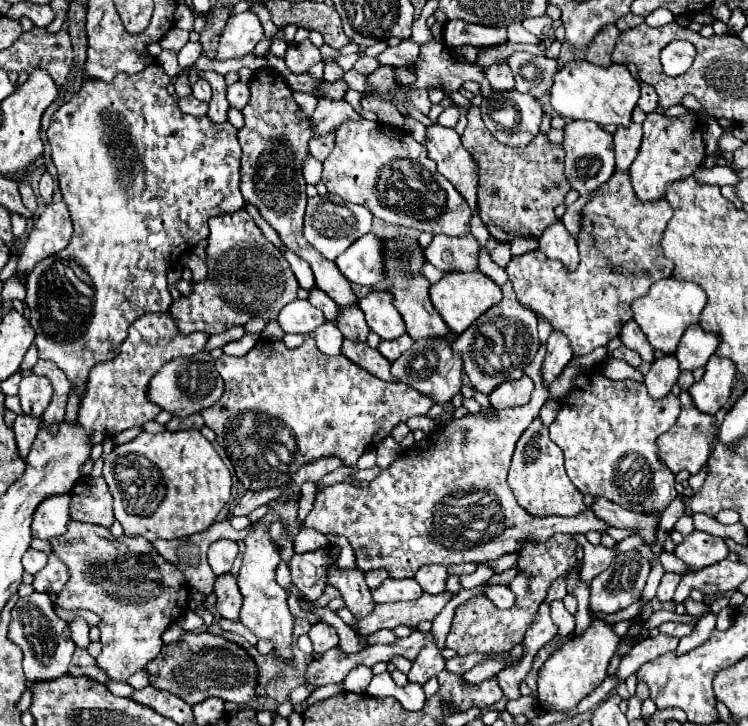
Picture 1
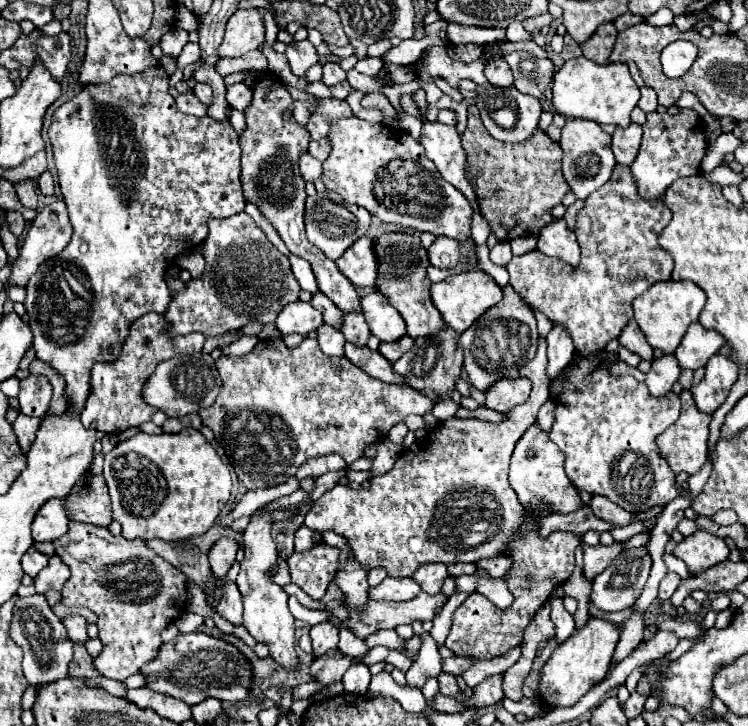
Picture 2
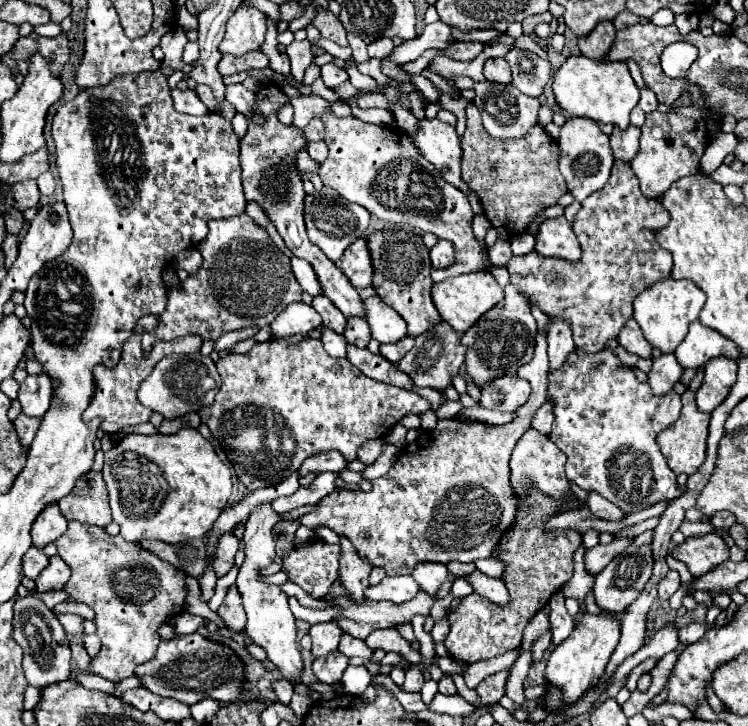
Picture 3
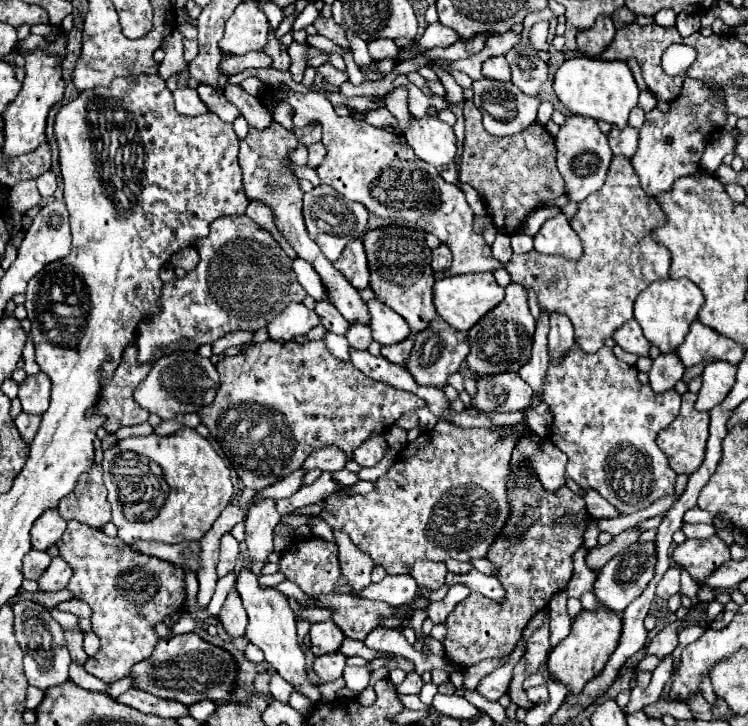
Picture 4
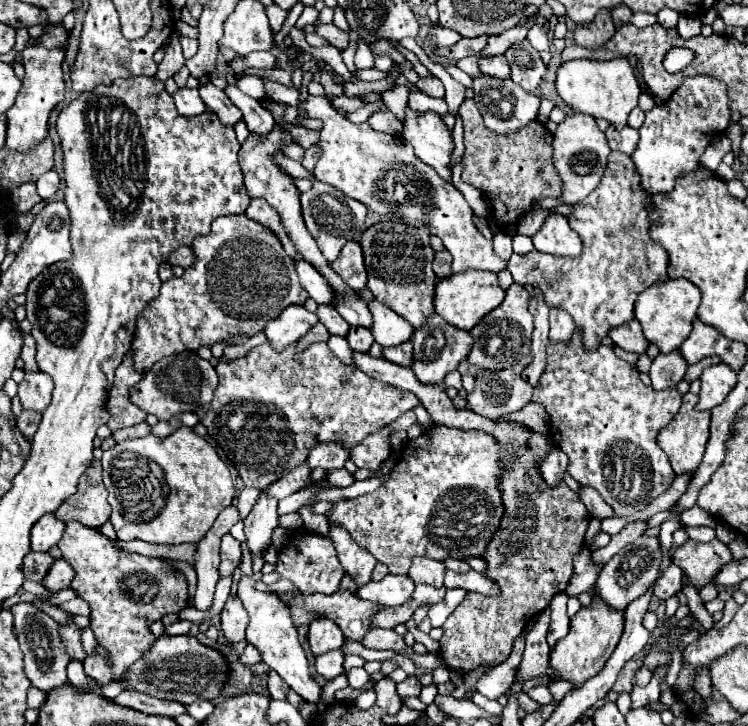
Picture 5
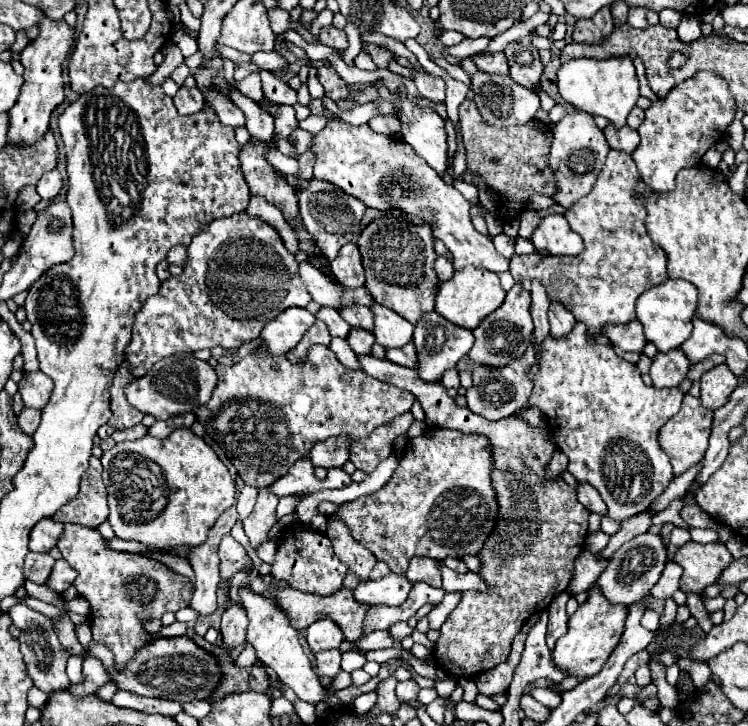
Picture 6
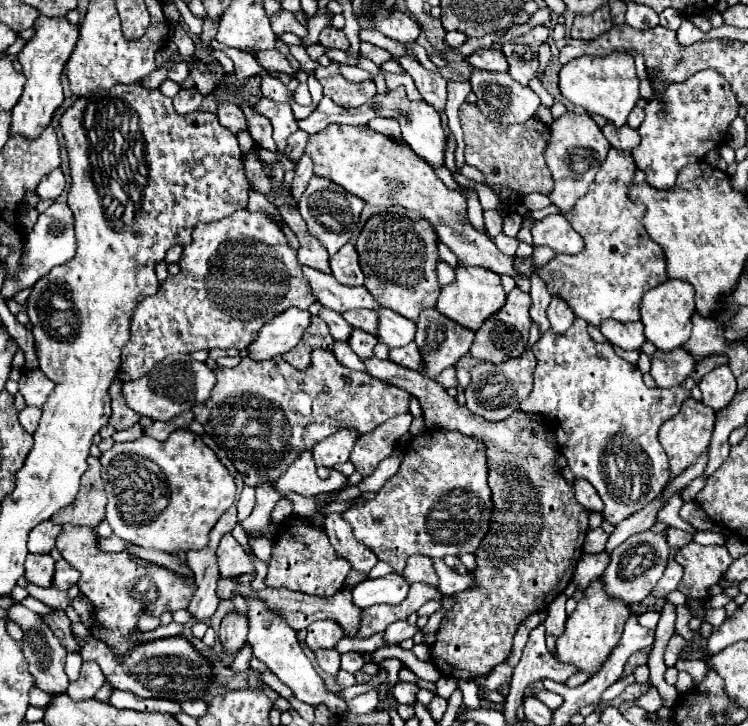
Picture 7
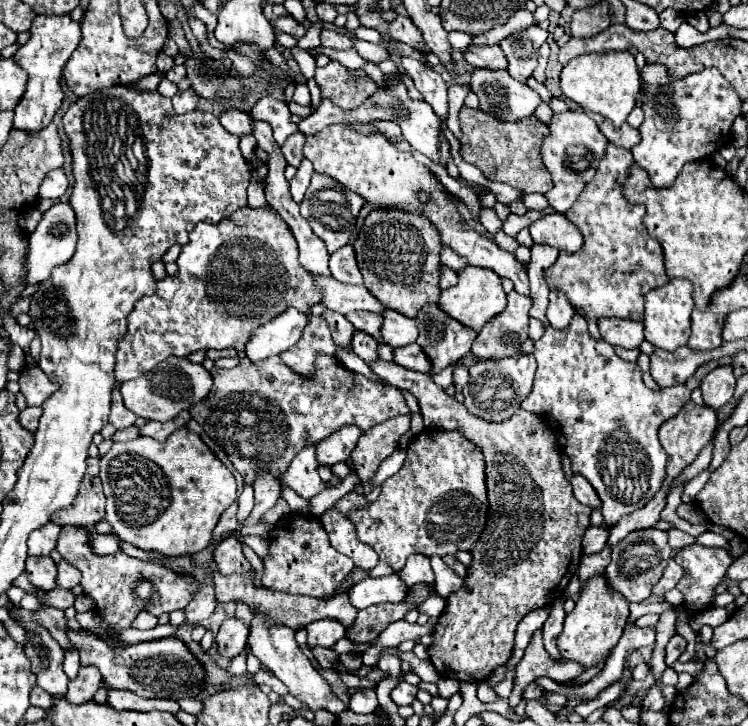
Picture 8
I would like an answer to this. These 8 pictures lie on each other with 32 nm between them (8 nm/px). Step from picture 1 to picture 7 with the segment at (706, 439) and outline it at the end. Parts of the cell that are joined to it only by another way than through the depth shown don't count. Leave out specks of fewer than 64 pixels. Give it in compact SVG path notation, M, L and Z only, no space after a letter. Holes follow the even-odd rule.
M686 398L682 408L680 408L680 412L674 418L670 418L668 422L662 424L658 440L660 440L664 452L670 458L670 472L672 472L672 476L682 474L708 448L708 440L710 440L712 428L714 428L714 418L716 418L716 414L714 414L712 408L704 406L702 402L698 402L694 398Z

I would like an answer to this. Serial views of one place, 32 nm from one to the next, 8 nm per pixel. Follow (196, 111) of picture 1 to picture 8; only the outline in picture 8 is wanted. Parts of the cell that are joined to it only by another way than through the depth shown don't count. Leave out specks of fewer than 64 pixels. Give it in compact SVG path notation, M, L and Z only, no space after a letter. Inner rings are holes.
M188 88L184 92L178 92L174 98L172 98L172 106L176 110L176 114L186 114L186 112L192 112L198 108L198 102L200 102L200 96Z

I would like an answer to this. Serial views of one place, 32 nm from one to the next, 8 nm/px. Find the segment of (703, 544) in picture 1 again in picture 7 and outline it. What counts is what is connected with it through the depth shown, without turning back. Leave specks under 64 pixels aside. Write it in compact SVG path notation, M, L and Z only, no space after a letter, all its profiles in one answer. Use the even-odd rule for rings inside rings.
M696 542L682 546L674 560L684 568L678 590L698 600L708 598L708 588L718 584L724 570L732 564L726 546L702 546Z

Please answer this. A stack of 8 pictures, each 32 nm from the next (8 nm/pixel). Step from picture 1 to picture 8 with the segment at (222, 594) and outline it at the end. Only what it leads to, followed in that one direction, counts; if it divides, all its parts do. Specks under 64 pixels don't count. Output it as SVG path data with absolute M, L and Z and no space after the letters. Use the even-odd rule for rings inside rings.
M236 616L226 618L216 634L216 642L218 642L218 652L222 656L234 658L236 654L240 654L246 646L246 636L248 636L248 626L244 620L238 620Z

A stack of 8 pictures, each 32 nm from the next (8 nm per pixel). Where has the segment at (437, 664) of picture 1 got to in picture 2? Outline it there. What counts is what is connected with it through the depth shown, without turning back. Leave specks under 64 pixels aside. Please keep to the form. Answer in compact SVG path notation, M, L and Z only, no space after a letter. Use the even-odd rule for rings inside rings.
M417 620L412 624L412 628L414 634L422 634L424 644L422 644L412 668L406 672L406 684L422 688L430 676L436 678L442 672L442 656L438 652L436 642L432 640L432 636L422 630L422 622Z

